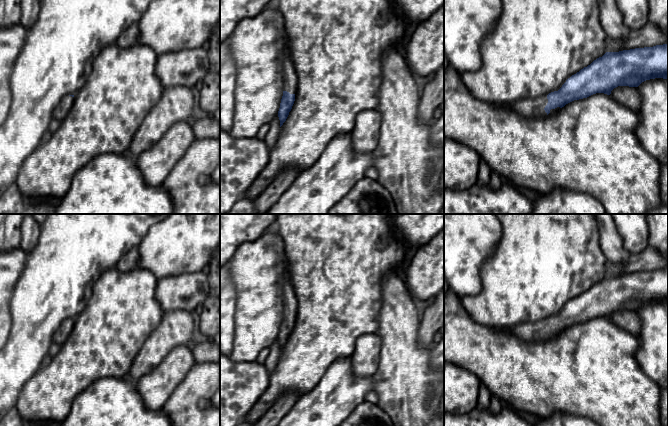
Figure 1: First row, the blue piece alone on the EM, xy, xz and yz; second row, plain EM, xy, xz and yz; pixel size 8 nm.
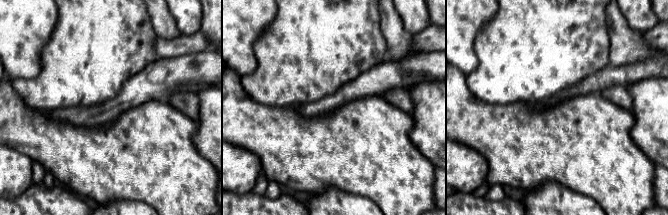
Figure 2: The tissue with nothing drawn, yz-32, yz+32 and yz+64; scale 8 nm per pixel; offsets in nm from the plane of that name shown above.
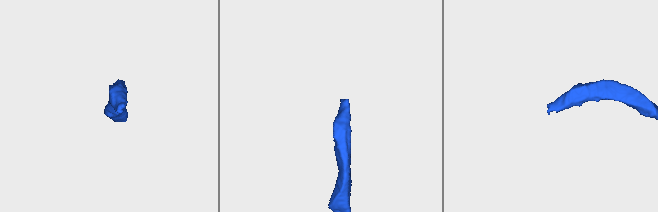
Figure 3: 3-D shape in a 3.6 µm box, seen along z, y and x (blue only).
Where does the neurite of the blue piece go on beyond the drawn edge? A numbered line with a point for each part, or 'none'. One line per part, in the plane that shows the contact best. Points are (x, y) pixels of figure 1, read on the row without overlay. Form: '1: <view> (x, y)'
1: yz (528, 331)

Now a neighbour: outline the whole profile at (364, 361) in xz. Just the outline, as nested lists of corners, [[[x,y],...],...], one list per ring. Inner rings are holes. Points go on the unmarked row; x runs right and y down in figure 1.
[[[376,333],[360,336],[351,355],[351,369],[356,377],[373,376],[378,370],[378,361],[382,347],[381,337]]]

